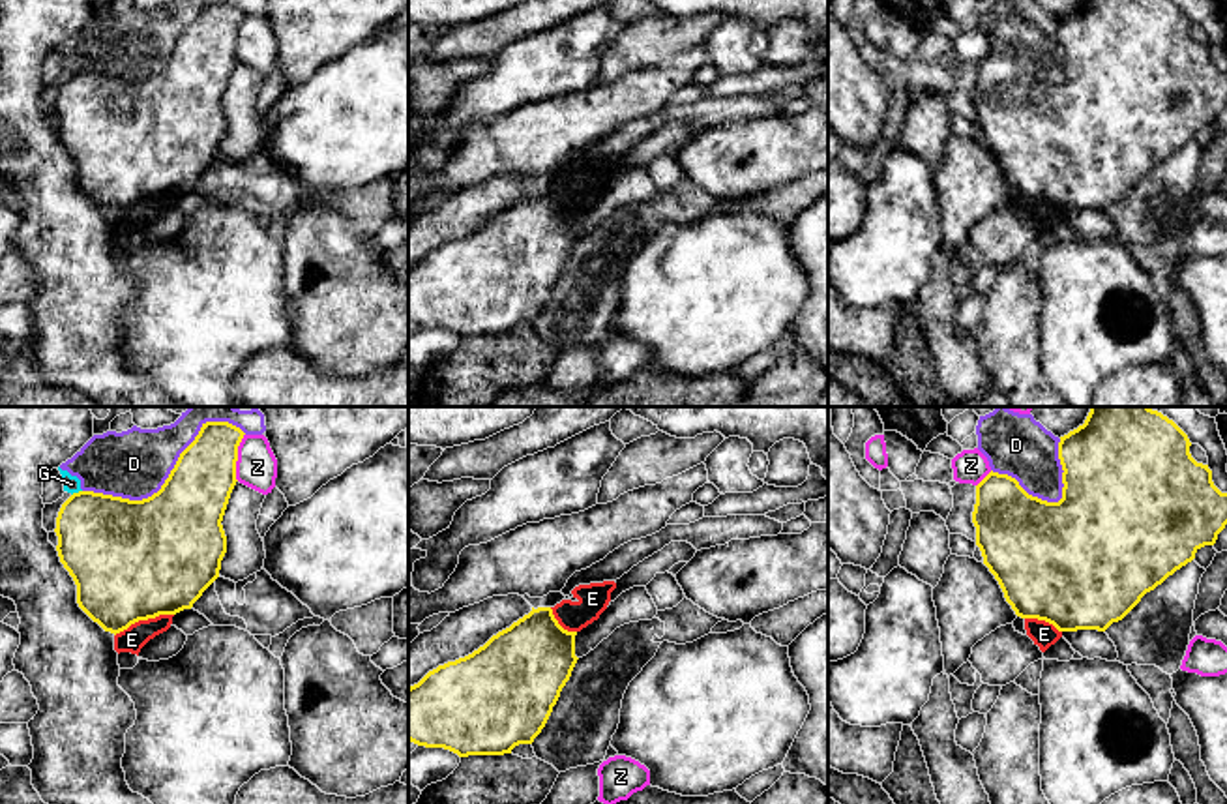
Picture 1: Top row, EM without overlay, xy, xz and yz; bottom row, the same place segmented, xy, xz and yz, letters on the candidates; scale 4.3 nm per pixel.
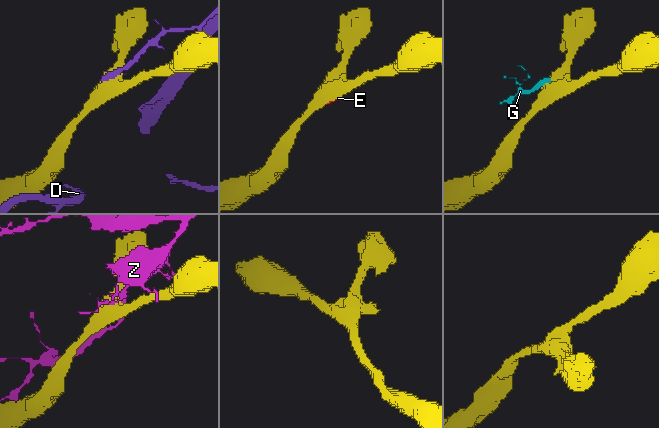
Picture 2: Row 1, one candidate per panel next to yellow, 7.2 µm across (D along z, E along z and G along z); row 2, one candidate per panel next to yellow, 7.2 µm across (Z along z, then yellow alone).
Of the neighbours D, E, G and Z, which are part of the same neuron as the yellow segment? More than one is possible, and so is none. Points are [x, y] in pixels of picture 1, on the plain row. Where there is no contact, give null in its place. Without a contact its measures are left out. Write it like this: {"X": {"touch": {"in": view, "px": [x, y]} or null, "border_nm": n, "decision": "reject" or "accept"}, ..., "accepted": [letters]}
{"D": {"touch": {"in": "xy", "px": [169, 55]}, "border_nm": 750, "decision": "reject"}, "E": {"touch": {"in": "xy", "px": [143, 199]}, "border_nm": 280, "decision": "reject"}, "G": {"touch": {"in": "xy", "px": [75, 74]}, "border_nm": 50, "decision": "reject"}, "Z": {"touch": {"in": "xy", "px": [236, 38]}, "border_nm": 220, "decision": "reject"}, "accepted": []}

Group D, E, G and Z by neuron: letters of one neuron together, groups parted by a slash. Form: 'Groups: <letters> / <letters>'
Groups: D G / E / Z

